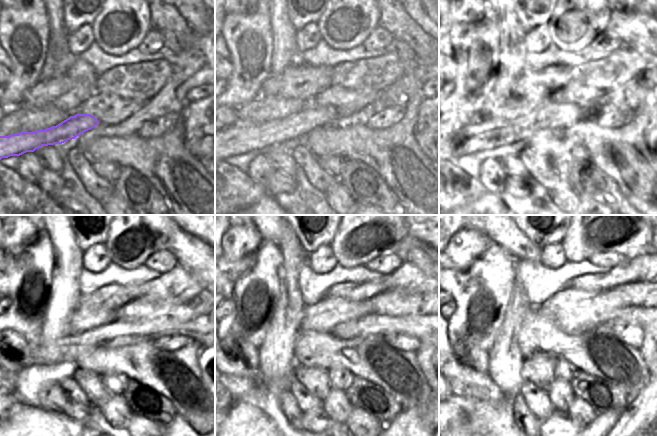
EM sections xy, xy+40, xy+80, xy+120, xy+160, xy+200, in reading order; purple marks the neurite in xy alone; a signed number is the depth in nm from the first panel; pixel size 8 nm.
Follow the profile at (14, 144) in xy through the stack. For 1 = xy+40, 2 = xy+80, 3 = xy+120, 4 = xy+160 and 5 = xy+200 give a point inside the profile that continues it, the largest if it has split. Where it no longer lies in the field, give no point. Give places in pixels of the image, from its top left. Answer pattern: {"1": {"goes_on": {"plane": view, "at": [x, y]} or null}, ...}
{"1": {"goes_on": {"plane": "xy+40", "at": [245, 137]}}, "2": {"goes_on": {"plane": "xy+80", "at": [476, 133]}}, "3": {"goes_on": {"plane": "xy+120", "at": [71, 347]}}, "4": {"goes_on": {"plane": "xy+160", "at": [418, 326]}}, "5": {"goes_on": {"plane": "xy+200", "at": [642, 317]}}}

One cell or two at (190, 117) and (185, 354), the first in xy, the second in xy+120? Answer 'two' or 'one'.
two

